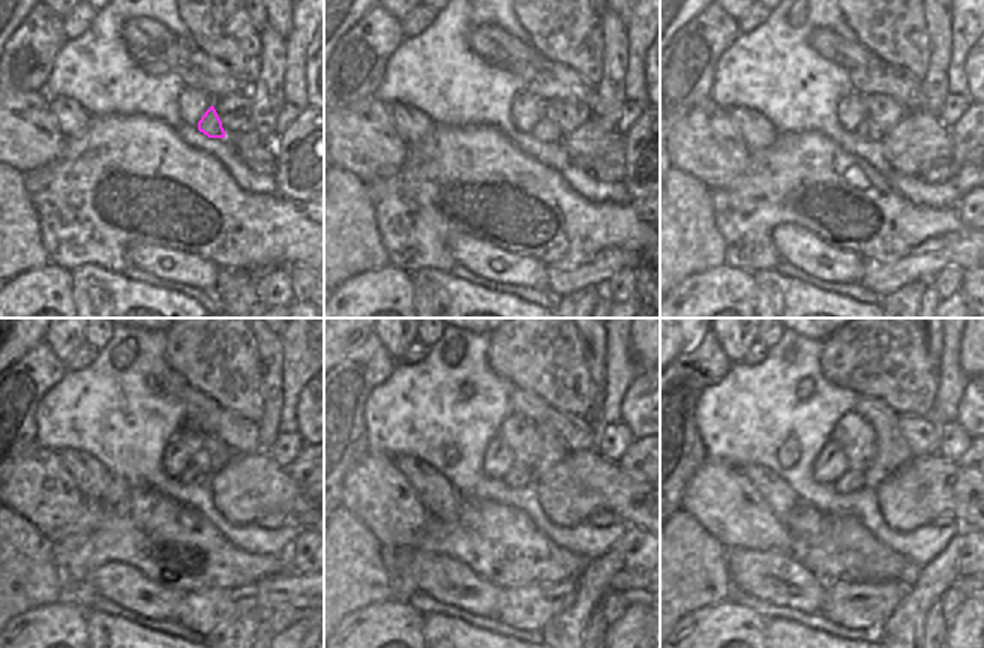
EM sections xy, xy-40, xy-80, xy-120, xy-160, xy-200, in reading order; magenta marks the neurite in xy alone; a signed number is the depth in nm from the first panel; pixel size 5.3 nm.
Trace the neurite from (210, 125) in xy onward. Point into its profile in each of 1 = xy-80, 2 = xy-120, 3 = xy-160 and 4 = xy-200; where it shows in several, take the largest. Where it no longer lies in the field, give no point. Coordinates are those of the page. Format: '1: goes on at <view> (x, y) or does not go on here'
1: goes on at xy-80 (873, 132)
2: goes on at xy-120 (195, 476)
3: goes on at xy-160 (518, 476)
4: goes on at xy-200 (852, 480)

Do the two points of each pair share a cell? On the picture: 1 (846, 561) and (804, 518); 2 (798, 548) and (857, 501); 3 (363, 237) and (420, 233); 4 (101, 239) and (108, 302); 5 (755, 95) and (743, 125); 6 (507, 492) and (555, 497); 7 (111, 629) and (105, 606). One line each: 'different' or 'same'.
1: different
2: different
3: different
4: different
5: different
6: different
7: different

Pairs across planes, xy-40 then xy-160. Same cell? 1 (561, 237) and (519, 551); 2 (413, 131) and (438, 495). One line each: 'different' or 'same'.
1: same
2: same

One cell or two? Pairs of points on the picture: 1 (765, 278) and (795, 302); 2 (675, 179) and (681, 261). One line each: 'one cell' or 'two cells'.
1: one cell
2: one cell

